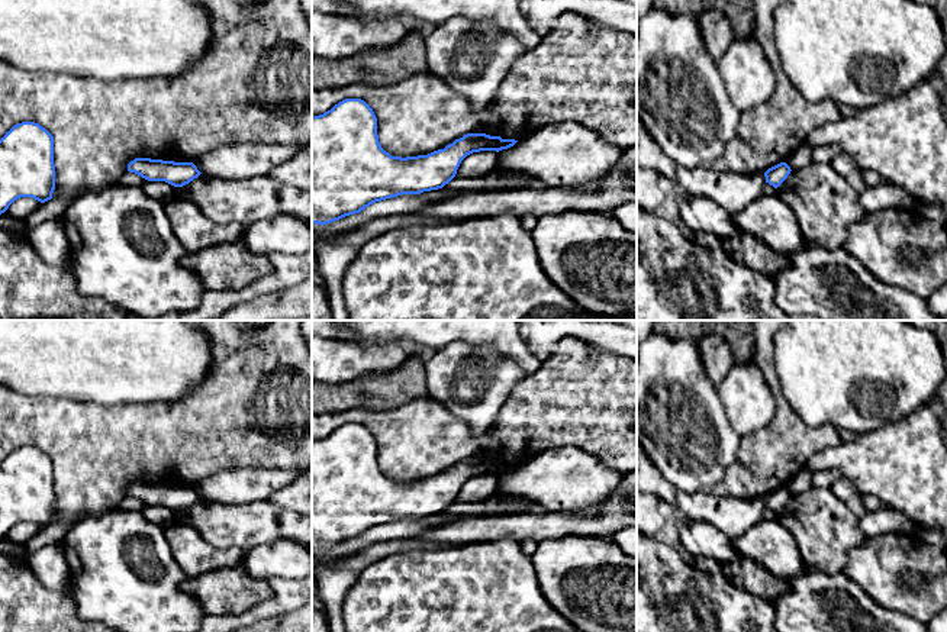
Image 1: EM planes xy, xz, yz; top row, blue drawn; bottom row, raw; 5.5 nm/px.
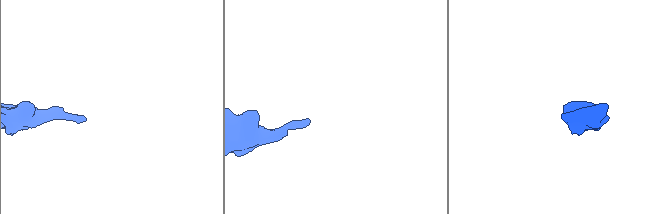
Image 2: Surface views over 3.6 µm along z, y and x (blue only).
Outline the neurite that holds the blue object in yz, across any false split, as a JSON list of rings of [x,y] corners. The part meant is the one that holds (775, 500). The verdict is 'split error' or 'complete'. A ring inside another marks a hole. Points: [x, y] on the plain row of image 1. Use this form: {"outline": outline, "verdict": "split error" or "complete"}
{"outline": [[[780,487],[764,497],[766,507],[777,513],[790,499],[790,491],[786,487]]], "verdict": "complete"}

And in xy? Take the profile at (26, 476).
{"outline": [[[35,446],[15,449],[0,464],[0,539],[20,522],[45,528],[54,515],[54,461]]], "verdict": "complete"}

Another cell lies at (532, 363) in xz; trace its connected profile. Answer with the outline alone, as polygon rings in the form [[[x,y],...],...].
[[[312,320],[312,336],[374,342],[410,339],[434,352],[457,341],[473,348],[489,345],[516,359],[526,377],[542,364],[519,335],[516,320]]]

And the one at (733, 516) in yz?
[[[637,439],[637,491],[653,494],[673,504],[690,520],[703,520],[737,538],[761,520],[764,497],[751,500],[721,497],[706,491],[686,493],[671,486]]]

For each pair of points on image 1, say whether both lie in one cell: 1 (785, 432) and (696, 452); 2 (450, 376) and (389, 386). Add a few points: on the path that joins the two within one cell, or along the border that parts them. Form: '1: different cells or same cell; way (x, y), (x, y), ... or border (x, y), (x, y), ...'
1: different cells; border (741, 437), (737, 455), (725, 474)
2: different cells; border (424, 363), (428, 394)

